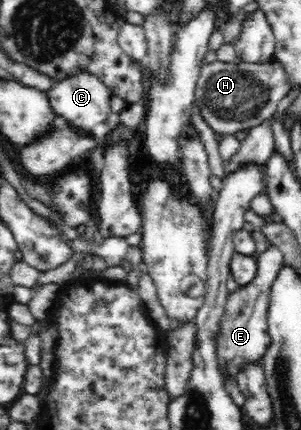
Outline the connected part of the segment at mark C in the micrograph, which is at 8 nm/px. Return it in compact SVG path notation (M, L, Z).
M86 72L55 82L54 86L48 89L47 94L50 106L54 108L55 114L66 118L76 128L94 128L96 124L106 122L108 114L112 112L110 109L110 98L112 96L111 90L100 82L98 77Z

